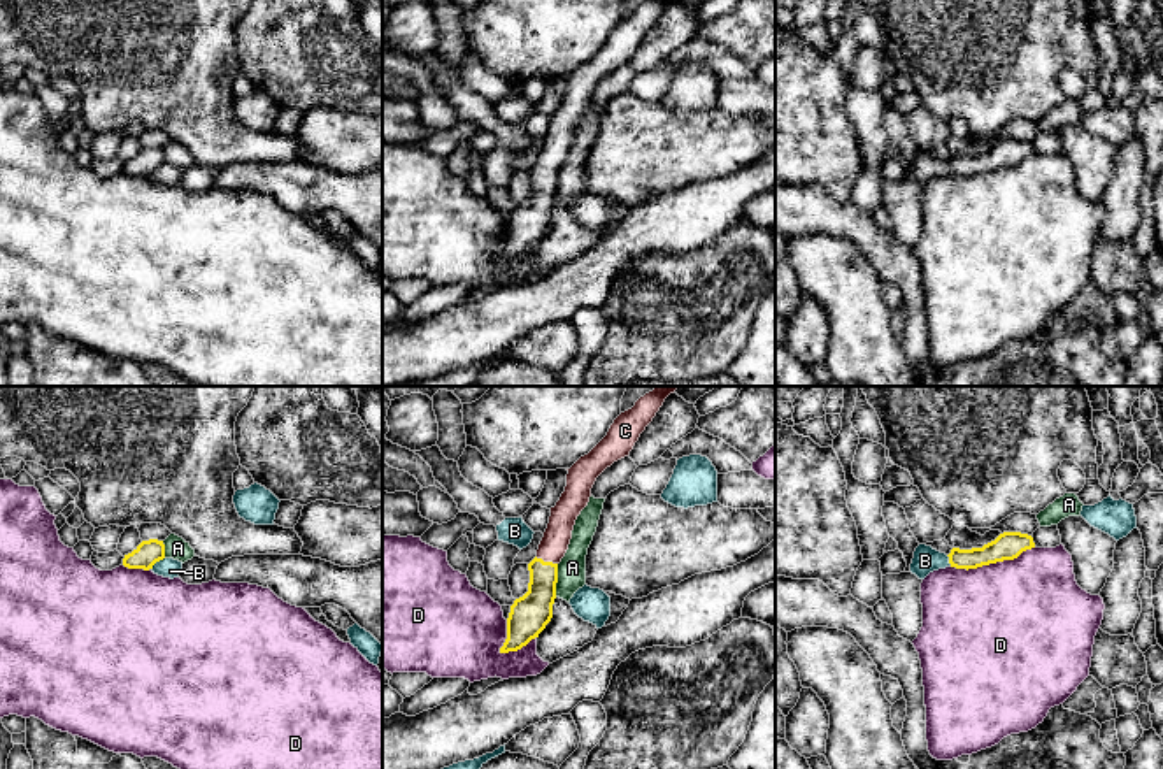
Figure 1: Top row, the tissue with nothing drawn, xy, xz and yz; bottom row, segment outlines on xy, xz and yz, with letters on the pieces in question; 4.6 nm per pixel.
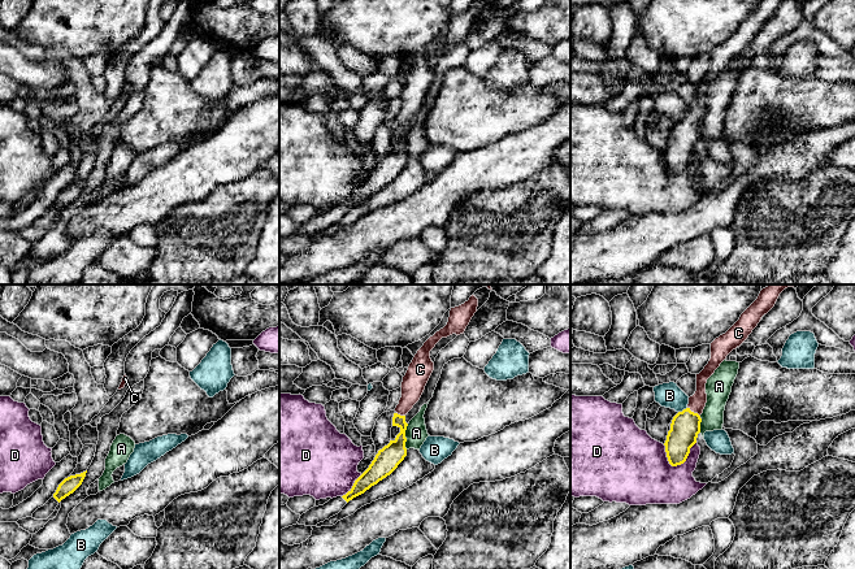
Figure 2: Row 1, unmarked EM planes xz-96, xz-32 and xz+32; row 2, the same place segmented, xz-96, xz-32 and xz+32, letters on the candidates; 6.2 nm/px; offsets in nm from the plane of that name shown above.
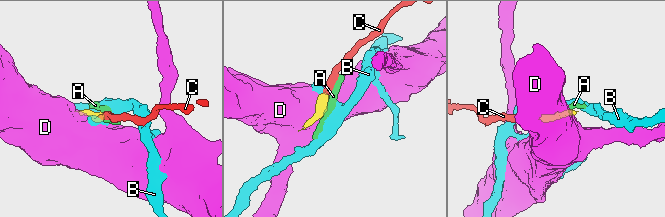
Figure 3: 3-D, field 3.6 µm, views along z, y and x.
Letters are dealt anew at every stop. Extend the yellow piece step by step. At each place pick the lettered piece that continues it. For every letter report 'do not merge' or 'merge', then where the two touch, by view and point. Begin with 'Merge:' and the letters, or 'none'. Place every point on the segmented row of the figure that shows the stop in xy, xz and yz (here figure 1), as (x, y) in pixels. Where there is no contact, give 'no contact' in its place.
Merge: C
A: do not merge; meets yellow in xz at (556, 580)
B: do not merge; meets yellow in xy at (156, 560)
C: merge; meets yellow in xz at (546, 562)
D: do not merge; meets yellow in yz at (991, 562)

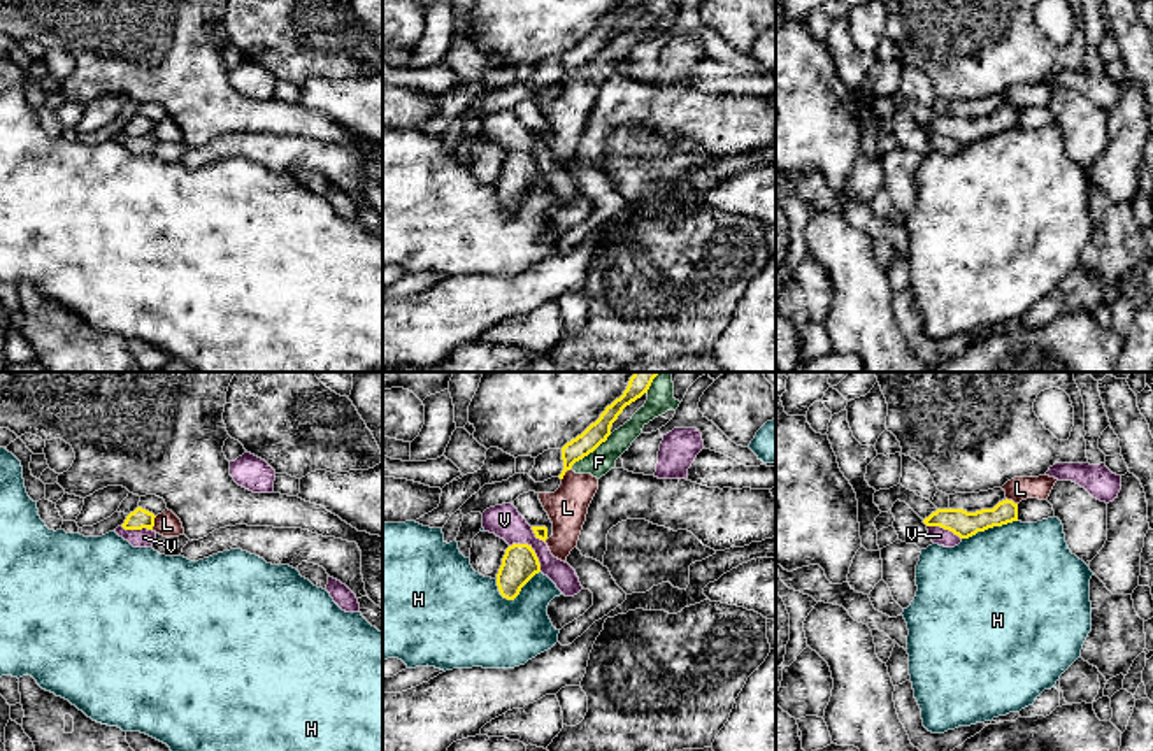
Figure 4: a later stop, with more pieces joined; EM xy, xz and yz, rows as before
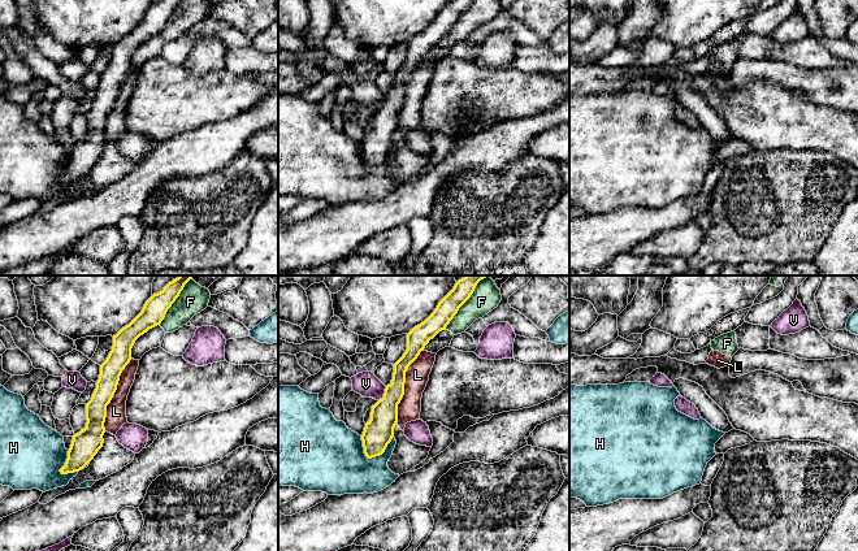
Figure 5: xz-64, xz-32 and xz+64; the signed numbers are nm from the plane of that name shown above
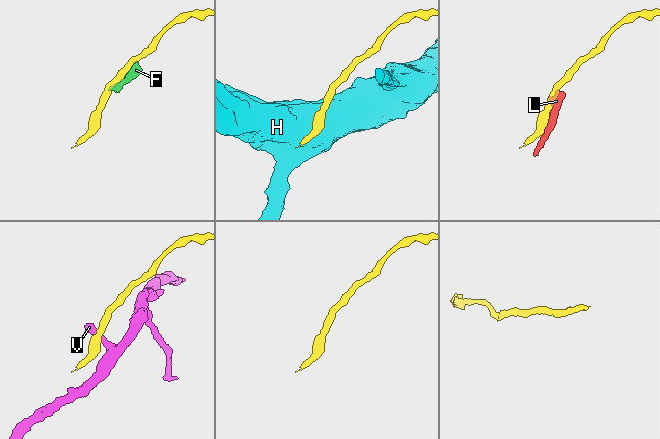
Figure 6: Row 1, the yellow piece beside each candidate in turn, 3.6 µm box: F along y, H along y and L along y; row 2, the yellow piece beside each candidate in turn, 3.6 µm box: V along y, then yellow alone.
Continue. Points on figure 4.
Merge: none
F: do not merge; meets yellow in xz at (590, 451)
H: do not merge; meets yellow in xz at (520, 590)
L: do not merge; meets yellow in xy at (153, 523)
V: do not merge; meets yellow in xz at (532, 550)

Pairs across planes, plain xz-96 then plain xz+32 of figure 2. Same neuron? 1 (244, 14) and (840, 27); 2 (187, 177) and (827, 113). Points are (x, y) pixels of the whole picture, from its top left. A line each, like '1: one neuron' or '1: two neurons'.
1: one neuron
2: two neurons

